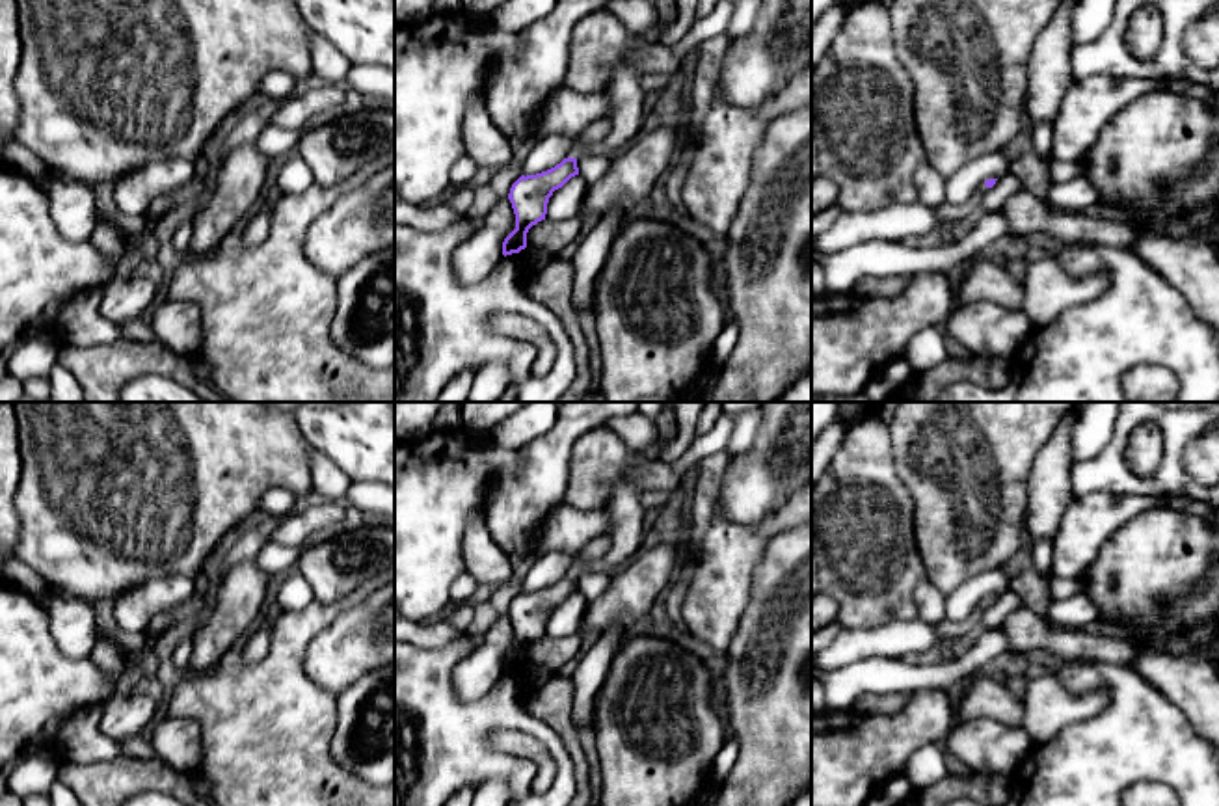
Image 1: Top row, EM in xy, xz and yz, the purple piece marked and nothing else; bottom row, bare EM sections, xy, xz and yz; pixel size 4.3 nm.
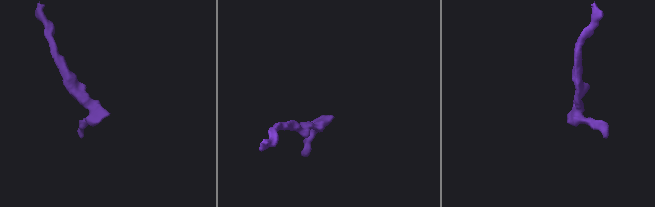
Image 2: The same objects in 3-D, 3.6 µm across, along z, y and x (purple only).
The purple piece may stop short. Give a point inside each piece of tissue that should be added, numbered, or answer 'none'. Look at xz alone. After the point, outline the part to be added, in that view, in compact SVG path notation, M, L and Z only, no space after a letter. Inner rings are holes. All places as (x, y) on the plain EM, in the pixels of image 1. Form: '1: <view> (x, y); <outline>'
1: xz (626, 531); M623 475L609 501L610 525L601 534L609 540L609 549L597 558L575 558L569 575L605 573L612 575L640 553L644 540L644 490L636 486L629 475Z

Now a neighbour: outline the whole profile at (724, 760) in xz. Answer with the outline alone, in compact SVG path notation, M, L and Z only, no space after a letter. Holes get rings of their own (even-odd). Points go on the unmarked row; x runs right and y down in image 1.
M728 737L711 765L713 786L720 786L724 782L724 778L735 765L737 754L739 754L737 741L733 737Z

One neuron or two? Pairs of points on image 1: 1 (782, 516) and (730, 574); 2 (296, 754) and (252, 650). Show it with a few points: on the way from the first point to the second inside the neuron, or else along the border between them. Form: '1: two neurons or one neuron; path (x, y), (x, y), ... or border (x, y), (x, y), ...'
1: one neuron; path (767, 529), (737, 559)
2: two neurons; border (270, 630), (270, 648), (248, 665)

